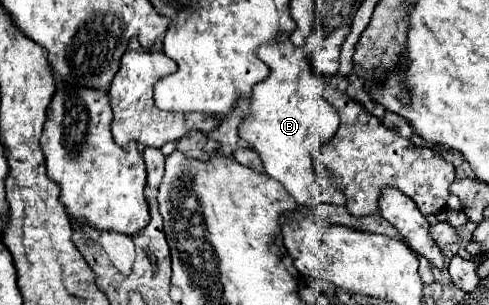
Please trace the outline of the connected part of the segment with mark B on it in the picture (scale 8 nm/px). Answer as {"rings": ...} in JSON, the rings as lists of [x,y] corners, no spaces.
{"rings":[[[319,23],[301,47],[293,45],[289,35],[279,35],[275,41],[257,47],[255,53],[269,67],[269,75],[253,87],[249,113],[243,117],[239,127],[241,139],[261,155],[265,173],[277,179],[297,205],[309,207],[319,203],[345,205],[345,195],[331,183],[333,177],[315,161],[319,145],[329,141],[339,127],[335,107],[323,97],[325,83],[309,61],[309,57],[321,49],[321,41],[327,35],[327,29]]]}

